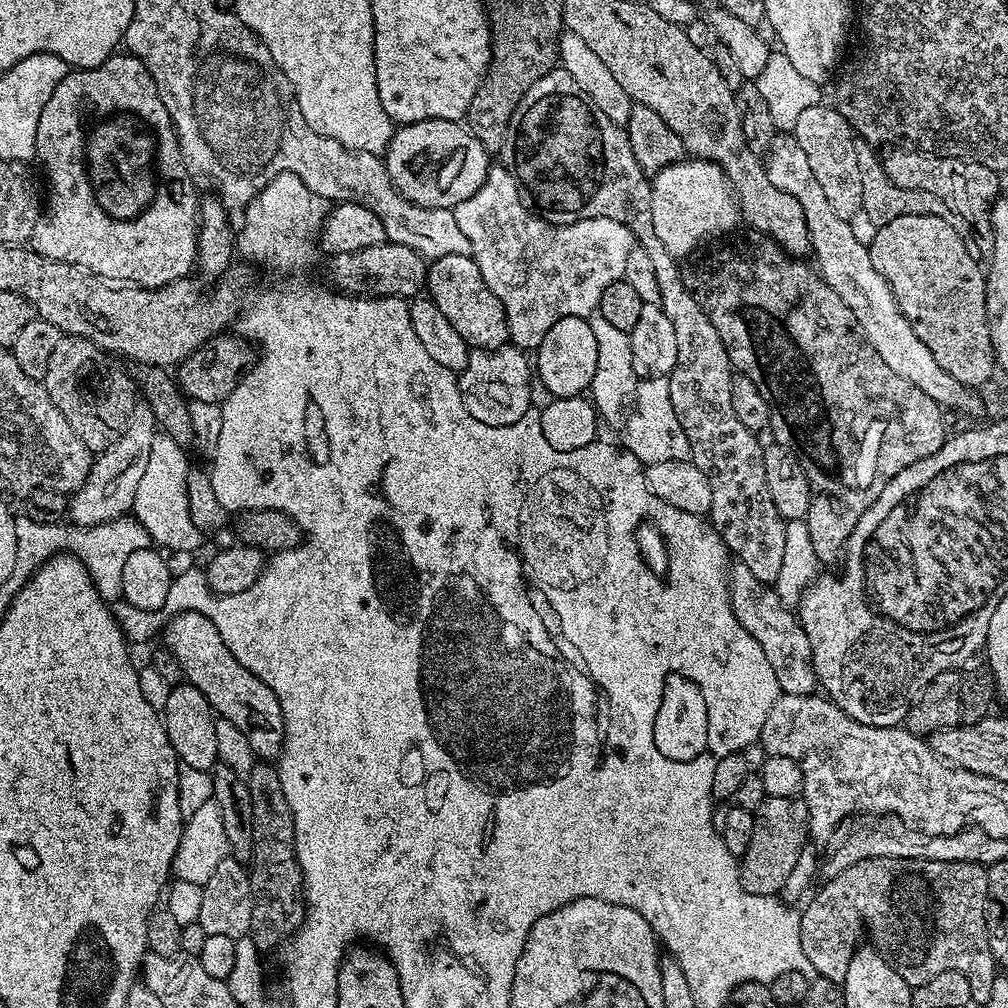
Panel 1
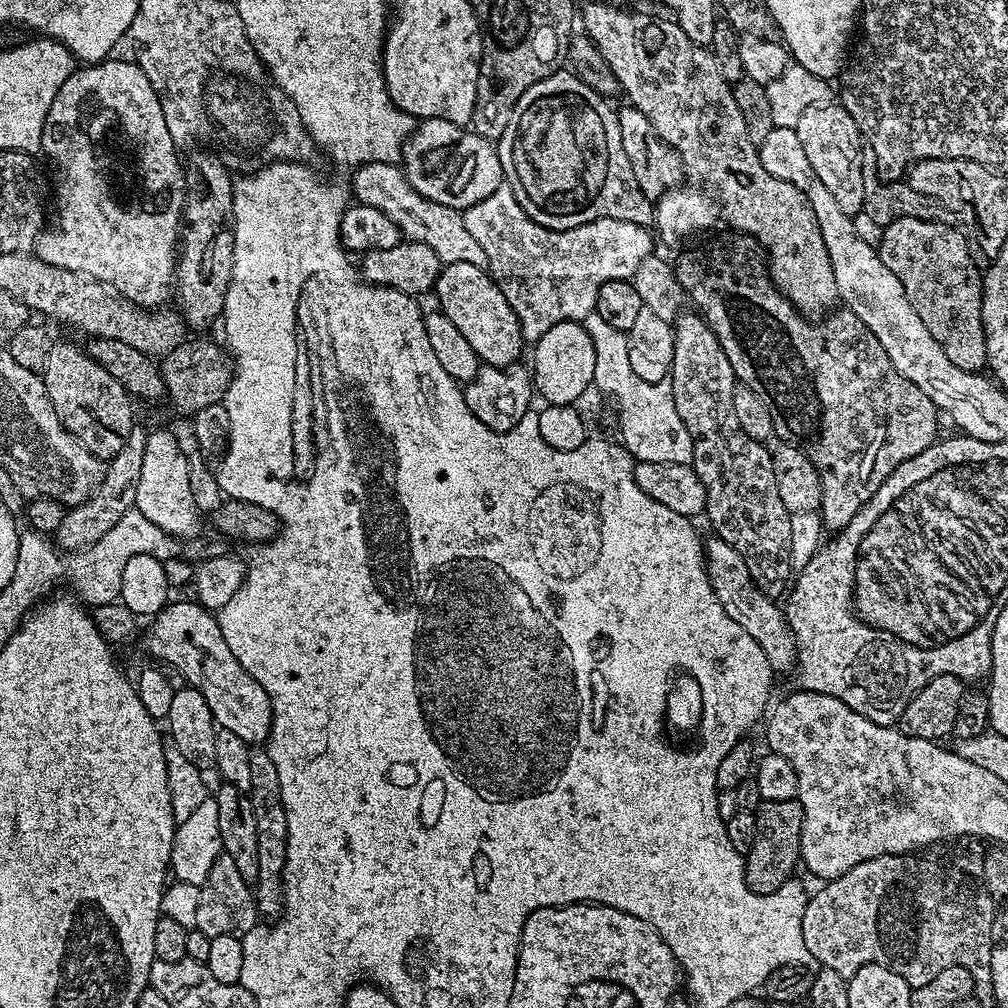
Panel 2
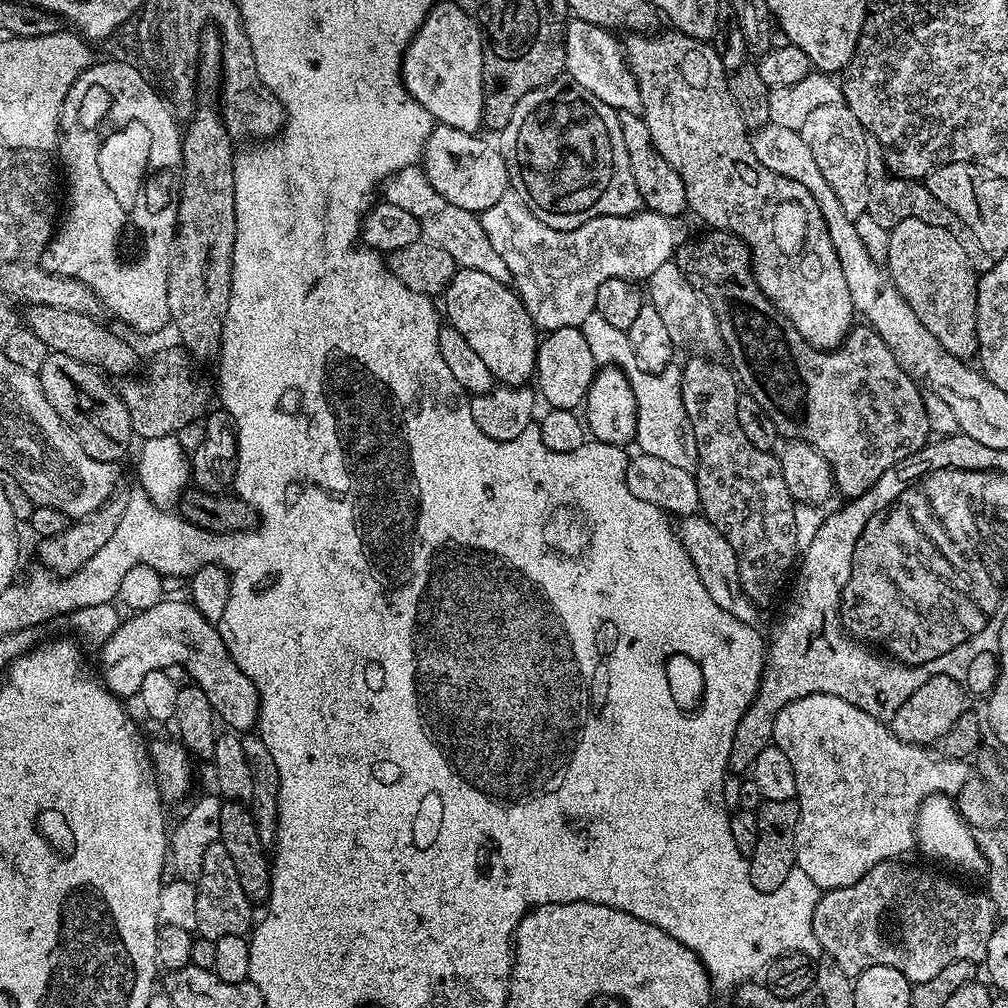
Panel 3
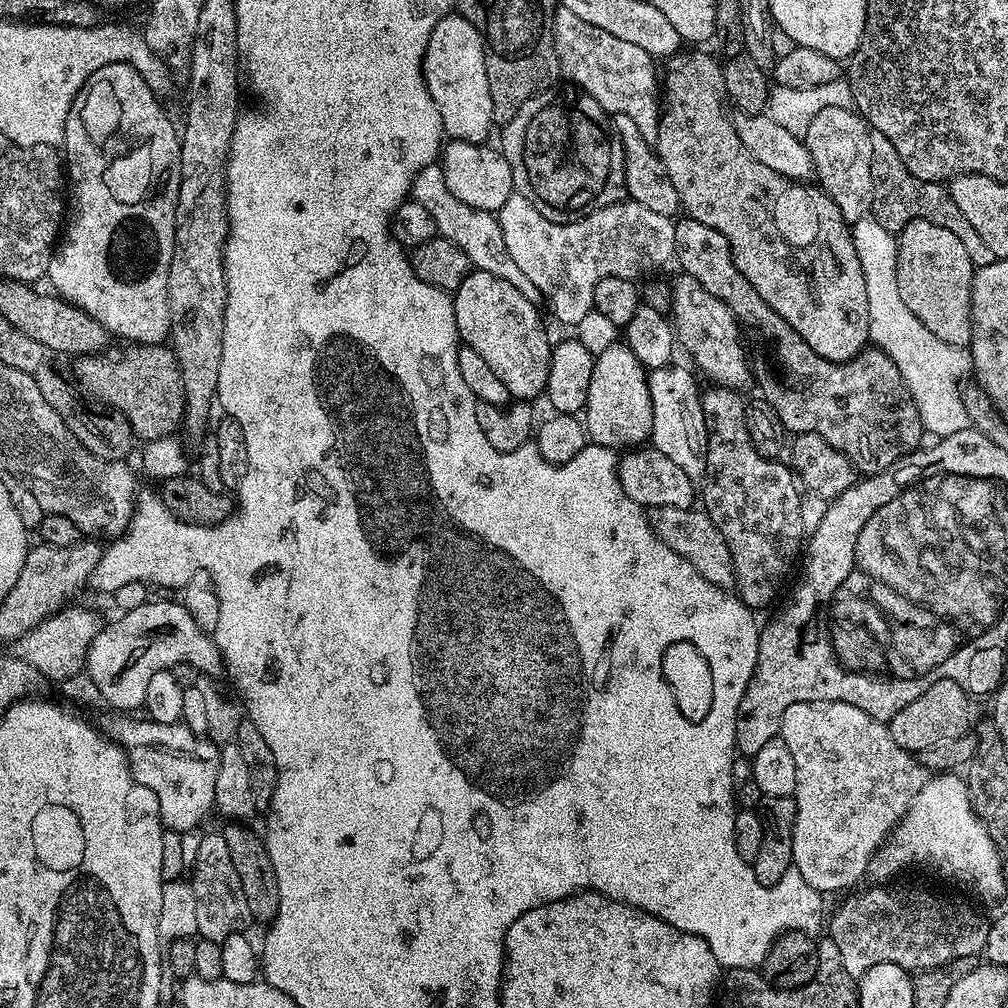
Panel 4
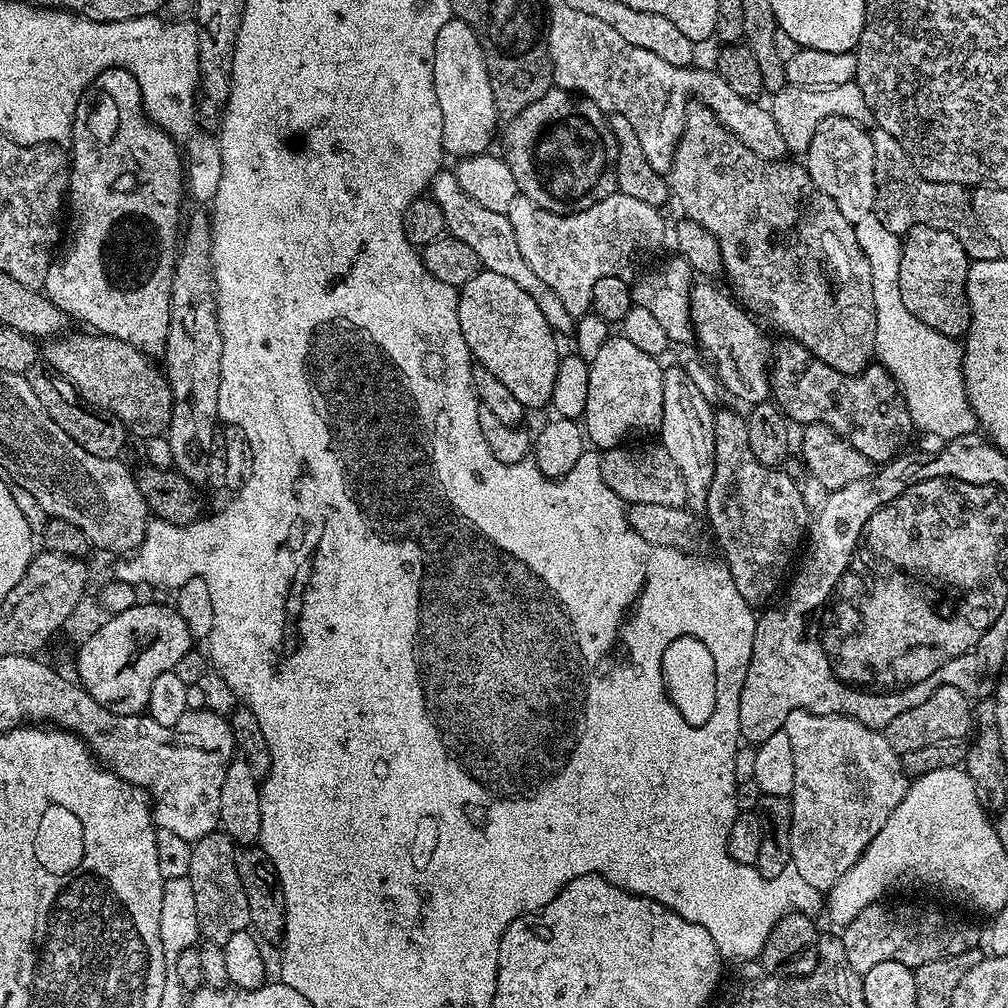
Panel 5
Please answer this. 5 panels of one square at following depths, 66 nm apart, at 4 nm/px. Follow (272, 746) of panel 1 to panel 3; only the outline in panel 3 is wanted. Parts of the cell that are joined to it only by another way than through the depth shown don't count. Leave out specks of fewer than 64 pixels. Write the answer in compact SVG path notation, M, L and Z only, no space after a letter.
M165 598L150 606L150 610L131 613L127 618L121 619L117 630L111 634L108 641L99 645L98 650L100 650L101 672L99 675L102 677L104 687L115 696L135 697L142 686L142 678L146 678L150 670L164 670L166 666L186 666L186 670L190 670L193 685L206 692L210 707L221 721L224 719L228 723L225 725L231 726L240 734L257 727L260 718L260 695L254 682L250 682L250 678L242 674L238 662L234 662L234 658L231 657L230 650L226 650L226 642L220 636L219 627L202 618L202 614L198 614L196 607L187 599Z

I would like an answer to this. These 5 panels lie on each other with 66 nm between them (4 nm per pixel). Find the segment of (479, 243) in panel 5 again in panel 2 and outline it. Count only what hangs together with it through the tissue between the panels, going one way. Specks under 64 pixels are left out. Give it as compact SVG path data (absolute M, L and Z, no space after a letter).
M399 163L362 164L351 176L350 188L359 203L382 210L382 214L386 214L386 218L395 222L409 241L430 246L430 250L438 254L441 265L454 262L470 262L479 268L487 265L486 250L482 250L482 246L474 242L470 230L466 230L463 215L457 209L442 206L442 202L430 202L430 198L422 198L422 194L418 194L418 190L408 184L404 169Z

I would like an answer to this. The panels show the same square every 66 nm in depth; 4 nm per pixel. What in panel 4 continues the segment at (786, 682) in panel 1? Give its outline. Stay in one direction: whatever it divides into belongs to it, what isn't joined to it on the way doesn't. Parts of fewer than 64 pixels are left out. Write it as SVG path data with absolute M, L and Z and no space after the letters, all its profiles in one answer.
M658 506L648 512L648 520L657 538L666 546L670 546L674 554L686 558L686 562L690 562L690 566L694 566L694 570L698 570L698 574L706 578L706 582L725 590L735 585L736 575L732 565L730 546L726 546L726 538L718 534L718 526L714 526L707 512L696 506L690 508Z

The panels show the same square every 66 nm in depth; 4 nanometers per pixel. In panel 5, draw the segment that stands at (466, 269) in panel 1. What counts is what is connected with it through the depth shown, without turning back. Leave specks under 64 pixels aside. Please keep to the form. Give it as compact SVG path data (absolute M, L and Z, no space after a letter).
M481 270L477 276L470 278L458 290L458 326L462 326L462 338L466 338L466 346L472 359L479 367L490 370L494 378L499 378L522 402L525 410L540 408L551 401L554 394L554 380L558 378L558 366L562 349L556 345L557 333L542 318L542 310L538 310L538 302L518 286L518 282L510 282L510 278L502 278L502 274L494 274Z

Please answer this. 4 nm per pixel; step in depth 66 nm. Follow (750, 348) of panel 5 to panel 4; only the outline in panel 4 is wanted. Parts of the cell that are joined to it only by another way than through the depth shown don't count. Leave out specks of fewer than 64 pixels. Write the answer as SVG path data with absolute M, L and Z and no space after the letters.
M687 274L677 277L672 292L670 288L670 319L679 347L692 355L693 362L712 379L709 381L713 385L744 390L750 384L750 360L732 311L714 298L698 278L690 278Z

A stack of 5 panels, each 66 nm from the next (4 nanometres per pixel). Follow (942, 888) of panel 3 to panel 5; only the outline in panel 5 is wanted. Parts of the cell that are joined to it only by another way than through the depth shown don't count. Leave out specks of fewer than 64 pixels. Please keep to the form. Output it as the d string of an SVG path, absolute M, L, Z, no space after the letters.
M888 903L866 906L854 922L843 925L846 958L850 958L850 966L858 973L869 972L873 966L878 966L878 962L902 962L914 970L926 962L938 962L938 958L950 958L954 954L981 947L982 932L964 920L955 920L936 908Z

